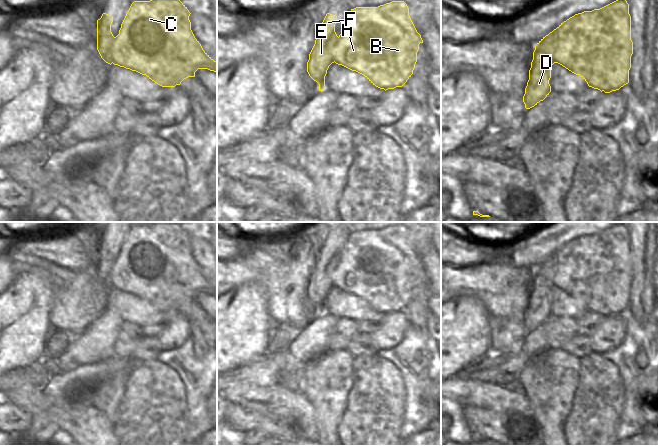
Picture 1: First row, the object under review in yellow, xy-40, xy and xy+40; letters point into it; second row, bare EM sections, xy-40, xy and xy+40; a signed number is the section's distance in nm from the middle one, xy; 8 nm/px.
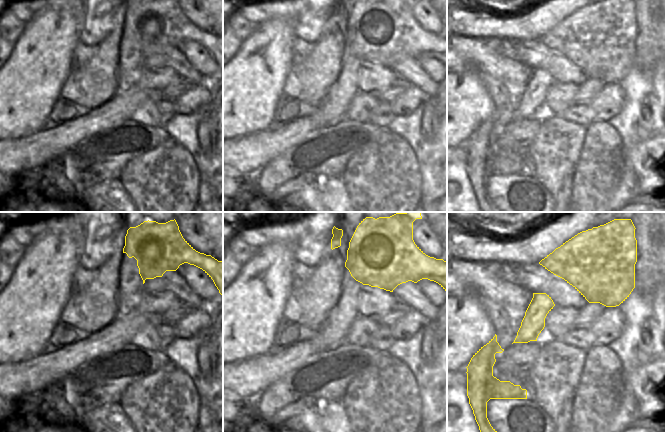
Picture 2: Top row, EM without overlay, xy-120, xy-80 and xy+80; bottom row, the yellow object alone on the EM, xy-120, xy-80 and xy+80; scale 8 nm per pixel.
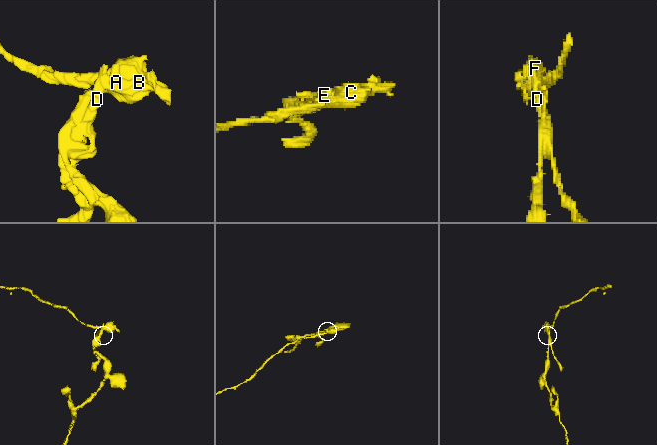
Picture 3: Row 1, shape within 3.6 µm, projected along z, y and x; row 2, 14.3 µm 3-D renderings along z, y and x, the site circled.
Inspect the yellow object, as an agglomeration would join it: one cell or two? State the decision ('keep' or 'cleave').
cleave

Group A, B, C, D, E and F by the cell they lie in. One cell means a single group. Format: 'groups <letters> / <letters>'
groups A B C / D E F

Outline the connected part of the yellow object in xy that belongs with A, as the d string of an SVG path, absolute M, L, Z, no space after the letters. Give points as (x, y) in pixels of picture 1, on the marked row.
M392 1L378 7L356 7L341 30L333 50L333 60L364 75L373 85L385 91L402 87L413 74L419 44L423 43L404 1Z

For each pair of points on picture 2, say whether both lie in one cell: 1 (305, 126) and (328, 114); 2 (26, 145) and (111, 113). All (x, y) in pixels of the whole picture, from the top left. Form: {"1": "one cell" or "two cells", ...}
{"1": "one cell", "2": "one cell"}

